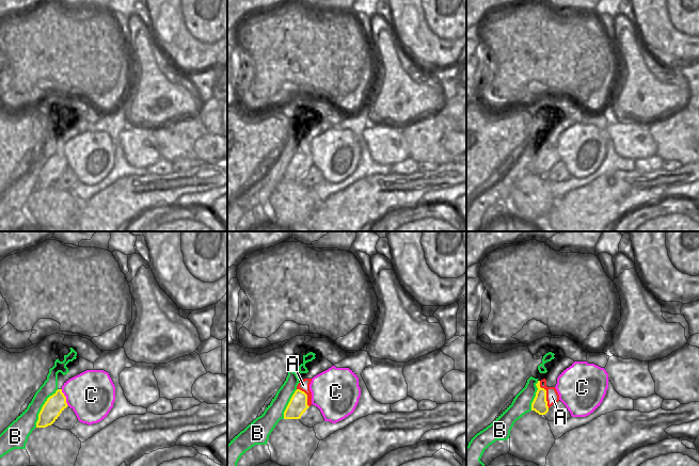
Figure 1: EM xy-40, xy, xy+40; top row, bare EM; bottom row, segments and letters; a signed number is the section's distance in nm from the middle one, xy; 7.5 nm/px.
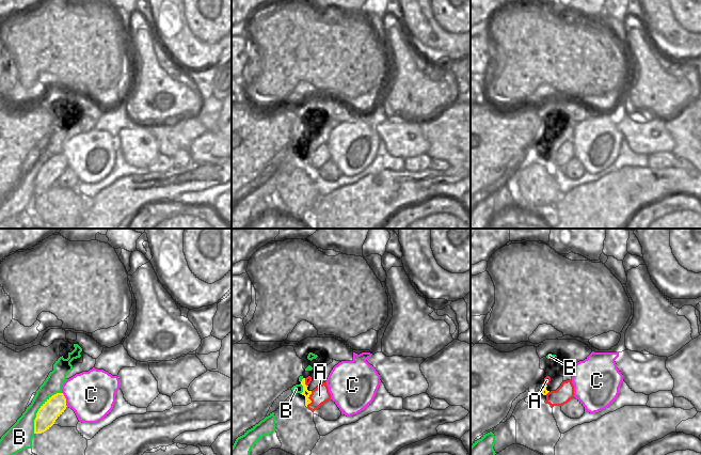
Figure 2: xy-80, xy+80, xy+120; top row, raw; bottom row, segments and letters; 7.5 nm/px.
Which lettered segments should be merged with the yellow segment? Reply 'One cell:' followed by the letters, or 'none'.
One cell: A

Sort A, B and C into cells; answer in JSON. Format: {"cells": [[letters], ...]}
{"cells": [["A"], ["B"], ["C"]]}

